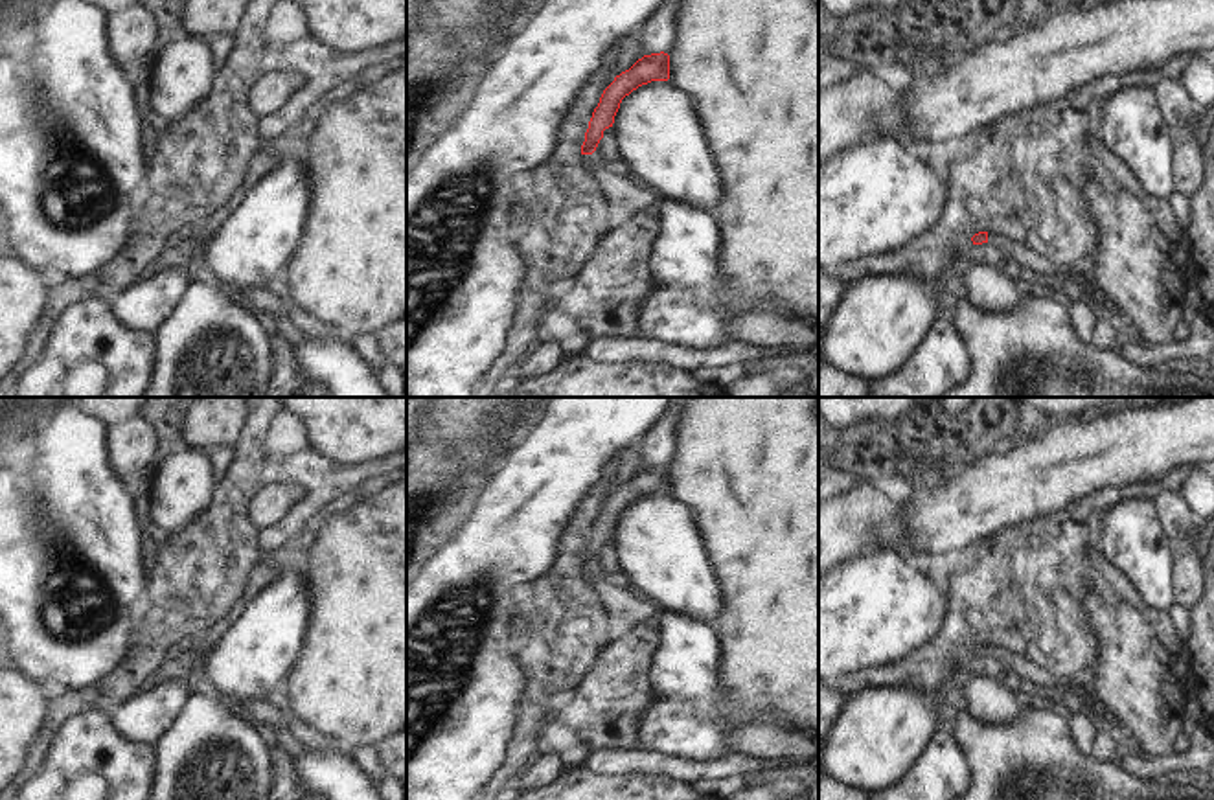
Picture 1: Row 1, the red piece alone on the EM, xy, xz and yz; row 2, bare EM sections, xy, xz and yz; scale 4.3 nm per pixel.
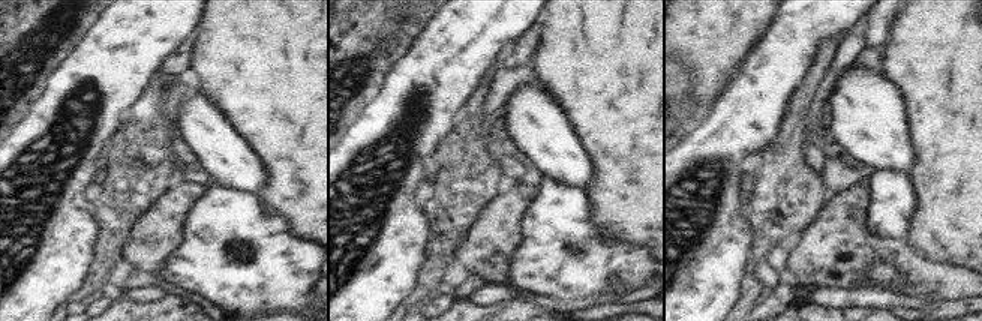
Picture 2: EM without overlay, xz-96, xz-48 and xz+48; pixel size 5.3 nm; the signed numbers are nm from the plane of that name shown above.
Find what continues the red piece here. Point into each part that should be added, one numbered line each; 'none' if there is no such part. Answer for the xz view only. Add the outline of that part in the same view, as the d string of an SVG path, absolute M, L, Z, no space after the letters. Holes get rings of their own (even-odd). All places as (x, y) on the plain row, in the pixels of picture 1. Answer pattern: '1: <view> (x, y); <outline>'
1: xz (587, 572); M581 566L581 579L589 590L598 592L596 570L592 566Z

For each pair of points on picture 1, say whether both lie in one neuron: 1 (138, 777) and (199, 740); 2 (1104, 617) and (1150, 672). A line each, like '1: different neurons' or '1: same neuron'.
1: different neurons
2: same neuron

